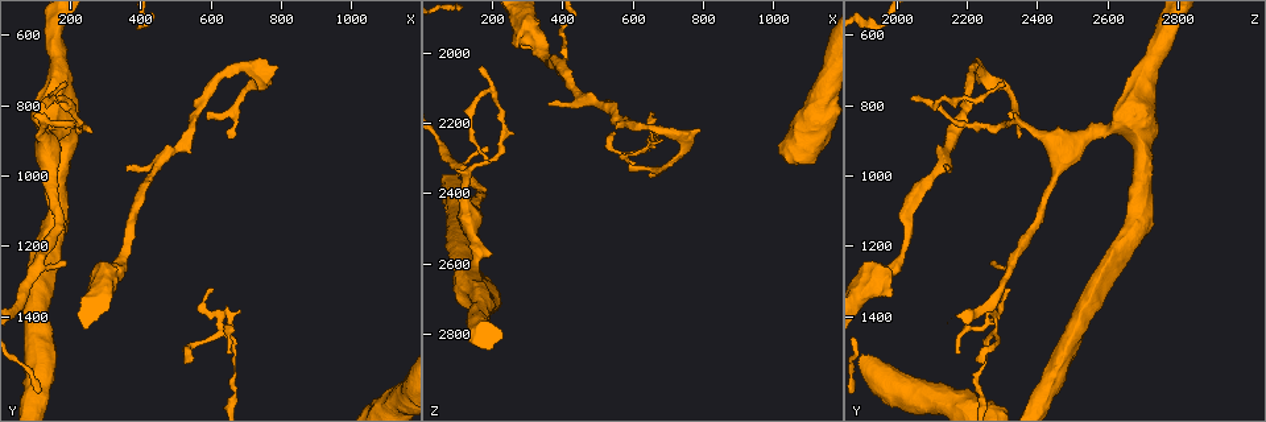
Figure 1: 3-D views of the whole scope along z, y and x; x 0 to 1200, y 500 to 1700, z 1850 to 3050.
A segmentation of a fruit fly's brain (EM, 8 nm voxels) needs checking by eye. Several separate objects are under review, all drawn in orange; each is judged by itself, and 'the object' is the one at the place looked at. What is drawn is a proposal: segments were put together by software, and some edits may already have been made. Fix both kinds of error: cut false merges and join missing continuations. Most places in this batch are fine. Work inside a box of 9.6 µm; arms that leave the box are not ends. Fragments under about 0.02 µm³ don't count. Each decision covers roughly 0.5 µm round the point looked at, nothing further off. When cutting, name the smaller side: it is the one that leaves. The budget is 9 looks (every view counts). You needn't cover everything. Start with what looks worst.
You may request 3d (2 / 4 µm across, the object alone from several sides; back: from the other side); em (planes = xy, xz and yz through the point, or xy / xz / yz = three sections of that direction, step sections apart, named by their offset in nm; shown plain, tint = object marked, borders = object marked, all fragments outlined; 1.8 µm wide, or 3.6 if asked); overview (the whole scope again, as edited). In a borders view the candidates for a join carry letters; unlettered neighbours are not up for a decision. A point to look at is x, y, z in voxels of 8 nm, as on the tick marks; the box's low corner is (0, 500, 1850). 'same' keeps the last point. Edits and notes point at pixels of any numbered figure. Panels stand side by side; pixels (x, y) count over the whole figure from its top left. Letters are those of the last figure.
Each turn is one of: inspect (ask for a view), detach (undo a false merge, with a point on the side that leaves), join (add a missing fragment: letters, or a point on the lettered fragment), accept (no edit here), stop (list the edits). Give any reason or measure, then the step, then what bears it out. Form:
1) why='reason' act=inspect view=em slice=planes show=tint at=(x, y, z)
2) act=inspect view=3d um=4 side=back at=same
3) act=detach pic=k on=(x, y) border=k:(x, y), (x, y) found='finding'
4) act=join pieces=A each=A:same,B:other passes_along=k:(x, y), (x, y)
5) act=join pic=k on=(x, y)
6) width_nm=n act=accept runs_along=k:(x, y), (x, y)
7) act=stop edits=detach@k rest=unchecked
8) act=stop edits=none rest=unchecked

why='free end' act=inspect view=em slice=planes show=borders at=(360, 980, 2150)

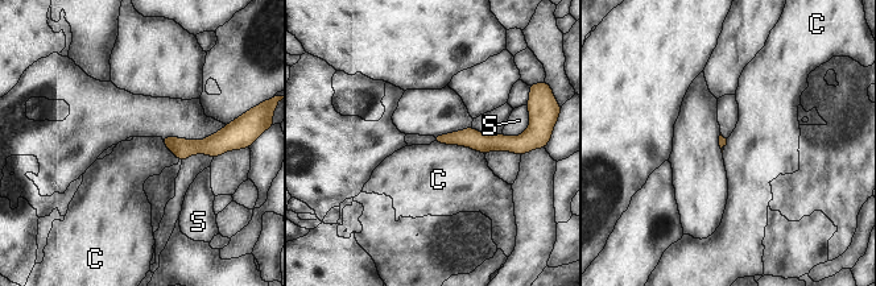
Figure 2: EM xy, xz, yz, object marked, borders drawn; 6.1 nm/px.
act=accept each=C:other,S:other border=2:(433, 141), (465, 145), (483, 153) found='no lettered fragment goes on from it'

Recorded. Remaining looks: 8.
why='abrupt turn' act=inspect view=em slice=planes show=borders at=(650, 1470, 2260)

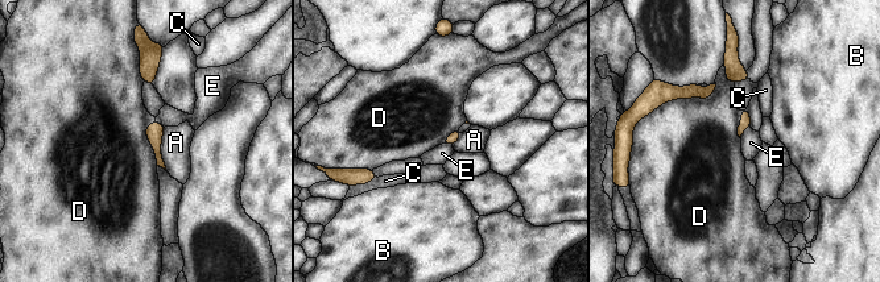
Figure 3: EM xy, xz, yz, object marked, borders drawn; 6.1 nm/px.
longest_contact=D:480nm act=accept each=A:other,B:other,C:other,D:other,E:other border=3:(719, 82), (648, 115) found='one neuron here'

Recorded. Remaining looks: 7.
why='abrupt turn' act=inspect view=3d um=2 at=(180, 800, 2110)

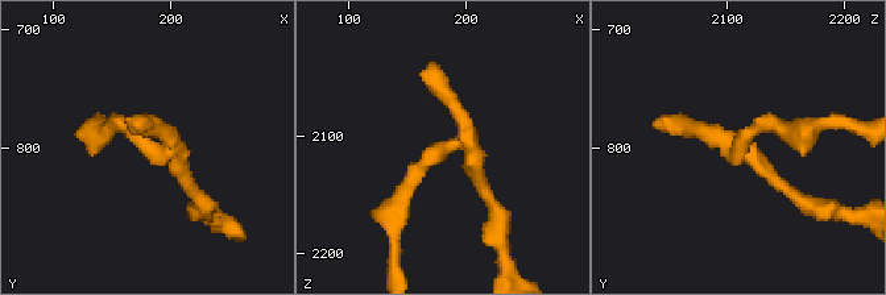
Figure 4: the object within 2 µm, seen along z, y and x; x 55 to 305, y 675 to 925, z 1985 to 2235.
act=inspect view=em slice=planes show=plain at=(184, 802, 2112)

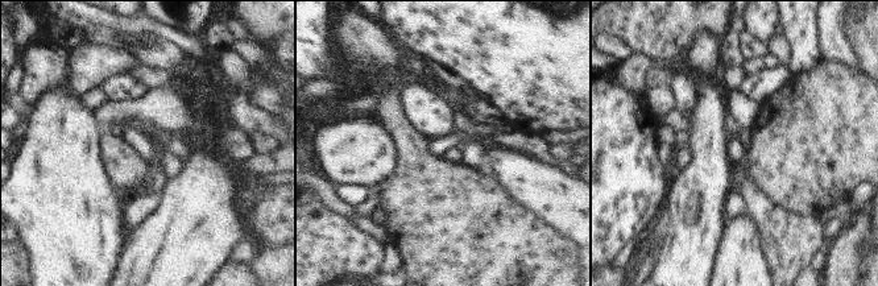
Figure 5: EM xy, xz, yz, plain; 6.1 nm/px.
act=inspect view=em slice=planes show=borders at=same

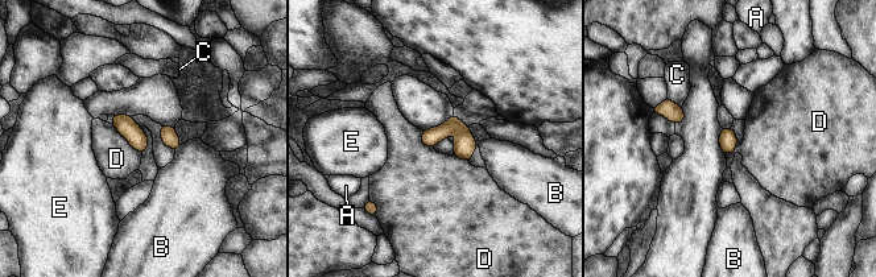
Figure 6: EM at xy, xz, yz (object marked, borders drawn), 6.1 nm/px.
longest_contact=D:260nm act=detach pic=6 on=(430, 137) each=A:other,B:other,C:other,D:other,E:other border=6:(465, 124), (455, 131) found='two neurons meet here'

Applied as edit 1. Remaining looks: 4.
why='see it whole again' act=inspect view=overview

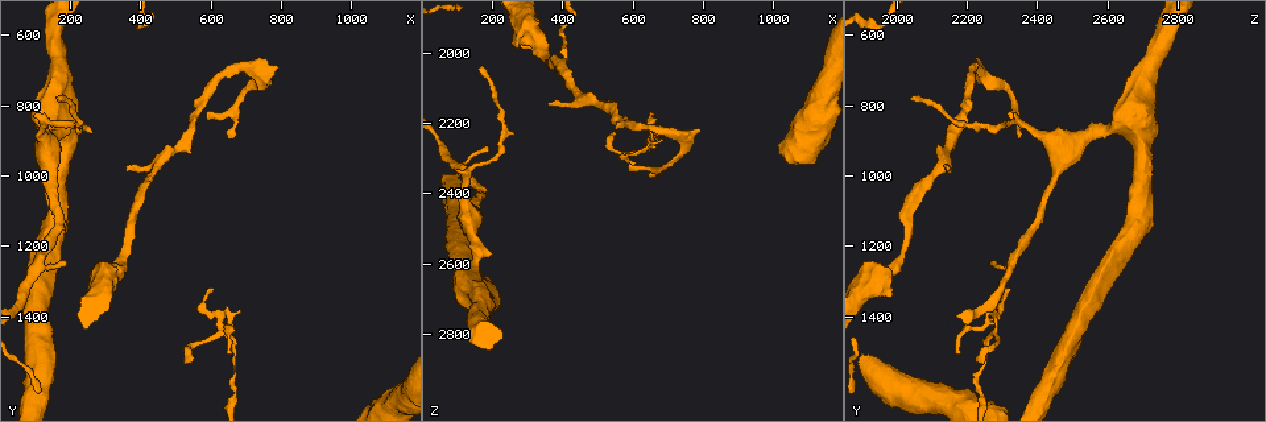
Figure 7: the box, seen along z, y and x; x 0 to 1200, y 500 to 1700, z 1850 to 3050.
why='branch stops here' act=inspect view=3d um=4 at=(190, 1260, 2280)

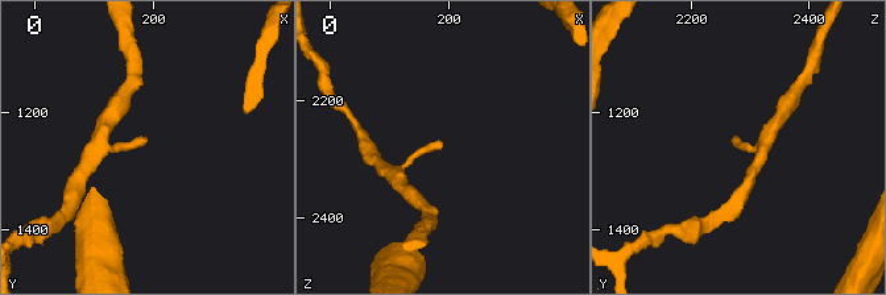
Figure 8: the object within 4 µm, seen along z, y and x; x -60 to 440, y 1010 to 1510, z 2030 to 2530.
act=inspect view=em slice=xz step=8 show=tint at=(190, 1255, 2275)

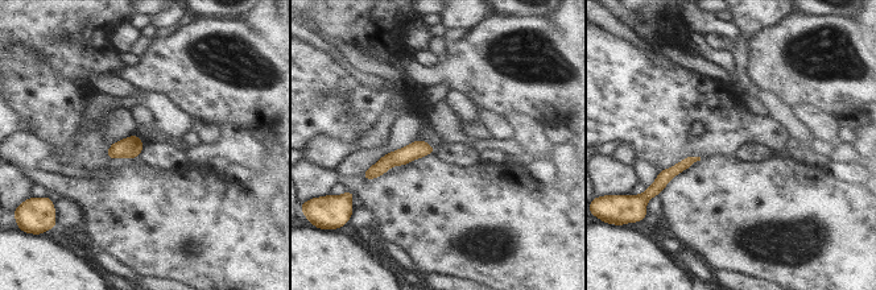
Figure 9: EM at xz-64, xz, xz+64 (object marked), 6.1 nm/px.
act=inspect view=em slice=planes show=borders at=same

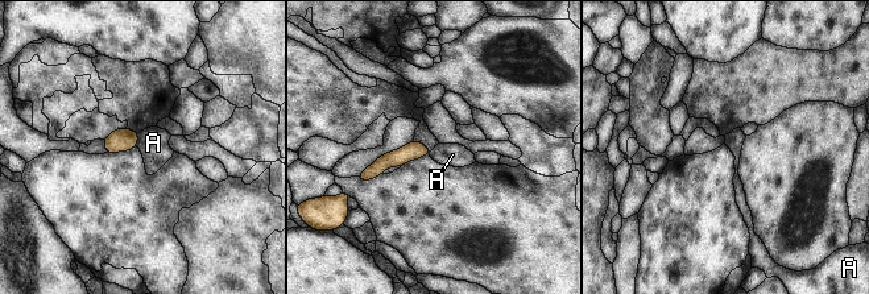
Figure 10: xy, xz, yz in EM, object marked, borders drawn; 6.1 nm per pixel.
act=accept each=A:other runs_along=10:(425, 150), (388, 160), (363, 177) found='none of them fits'

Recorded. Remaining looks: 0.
act=stop edits=detach@6 rest=unchecked

